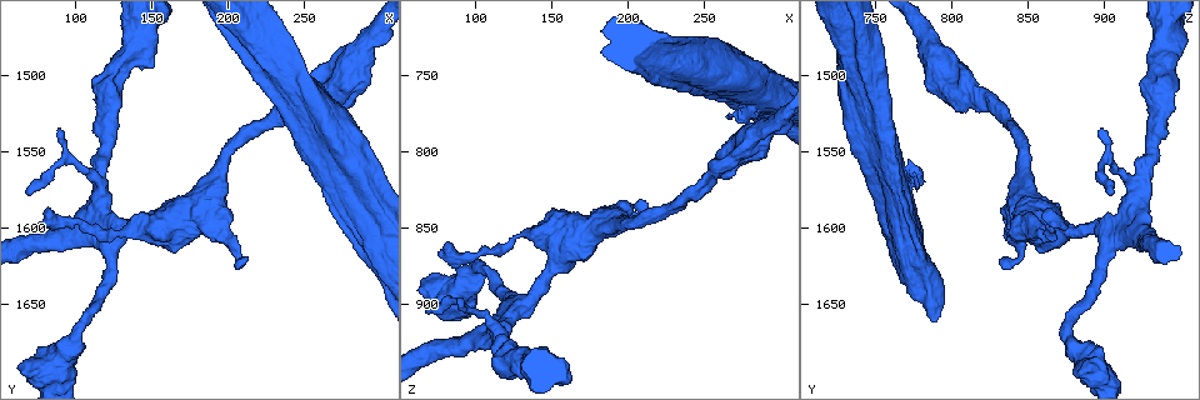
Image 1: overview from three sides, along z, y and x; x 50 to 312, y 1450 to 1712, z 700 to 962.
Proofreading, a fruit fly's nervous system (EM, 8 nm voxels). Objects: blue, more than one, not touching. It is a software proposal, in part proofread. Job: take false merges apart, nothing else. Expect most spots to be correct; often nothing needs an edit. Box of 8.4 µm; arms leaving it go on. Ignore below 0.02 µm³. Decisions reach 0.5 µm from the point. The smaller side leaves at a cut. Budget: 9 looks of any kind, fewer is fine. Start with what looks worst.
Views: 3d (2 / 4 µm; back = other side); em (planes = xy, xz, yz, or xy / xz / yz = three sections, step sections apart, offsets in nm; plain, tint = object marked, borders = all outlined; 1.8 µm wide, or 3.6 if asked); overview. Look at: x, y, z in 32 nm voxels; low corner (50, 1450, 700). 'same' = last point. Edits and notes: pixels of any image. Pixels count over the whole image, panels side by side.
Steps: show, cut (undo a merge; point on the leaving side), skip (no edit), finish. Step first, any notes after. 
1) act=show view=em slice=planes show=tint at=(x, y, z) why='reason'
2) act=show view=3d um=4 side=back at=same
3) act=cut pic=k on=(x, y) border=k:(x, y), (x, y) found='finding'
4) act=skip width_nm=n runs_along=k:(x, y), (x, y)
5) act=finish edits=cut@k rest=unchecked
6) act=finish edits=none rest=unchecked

act=show view=3d um=2 at=(126, 1602, 904) why='narrows sharply'

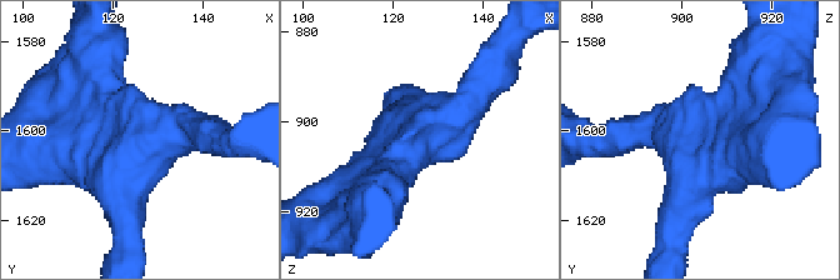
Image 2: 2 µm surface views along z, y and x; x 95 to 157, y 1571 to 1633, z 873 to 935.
act=show view=em slice=yz step=8 show=plain at=(127, 1602, 904)

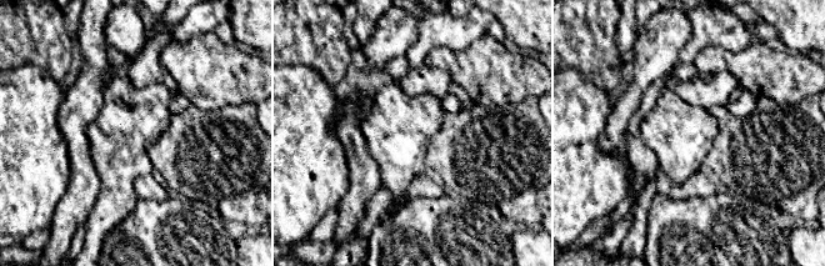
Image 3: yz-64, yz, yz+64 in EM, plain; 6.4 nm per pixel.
act=show view=em slice=yz step=8 show=tint at=same

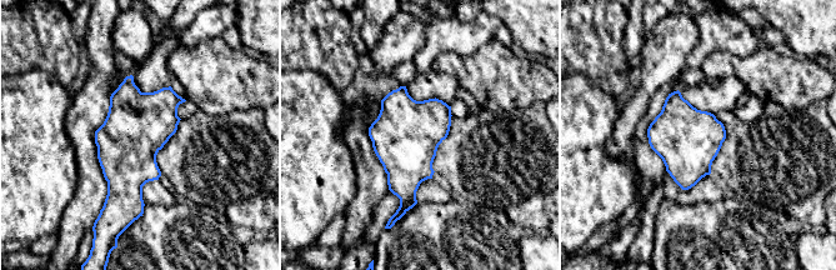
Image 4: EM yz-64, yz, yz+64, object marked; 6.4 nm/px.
act=skip found='all the same neuron'

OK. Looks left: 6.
act=show view=em slice=planes show=borders at=(96, 1556, 906) why='narrows sharply'

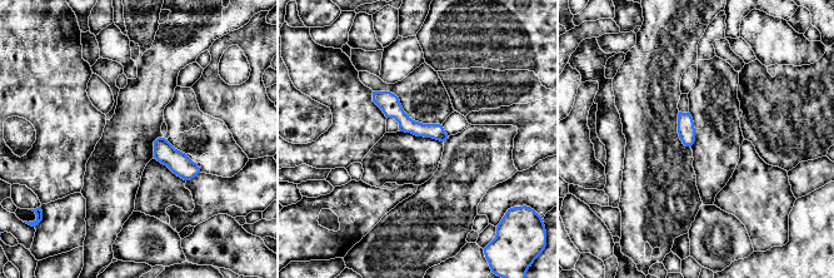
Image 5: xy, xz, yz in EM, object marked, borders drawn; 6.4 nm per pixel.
act=skip runs_along=5:(375, 94), (410, 125), (443, 137) found='one neuron here'

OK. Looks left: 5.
act=show view=3d um=4 at=(252, 1540, 756) why='sudden change in width'

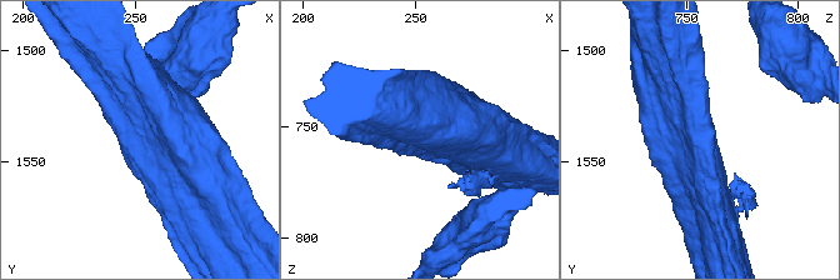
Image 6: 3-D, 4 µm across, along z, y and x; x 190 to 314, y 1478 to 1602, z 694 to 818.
act=show view=em um=3.6 slice=planes show=plain at=(251, 1539, 755) why='need the tissue'

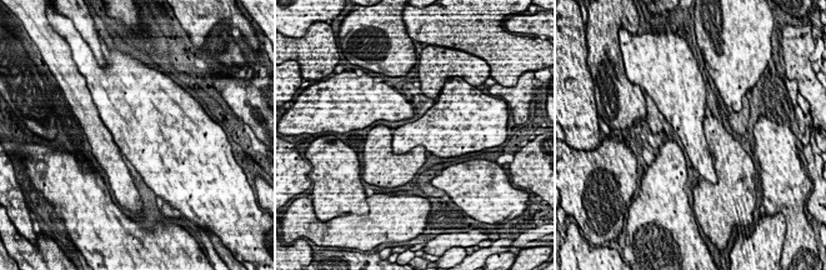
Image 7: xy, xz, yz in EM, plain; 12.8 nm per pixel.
act=show view=em um=3.6 slice=planes show=tint at=same

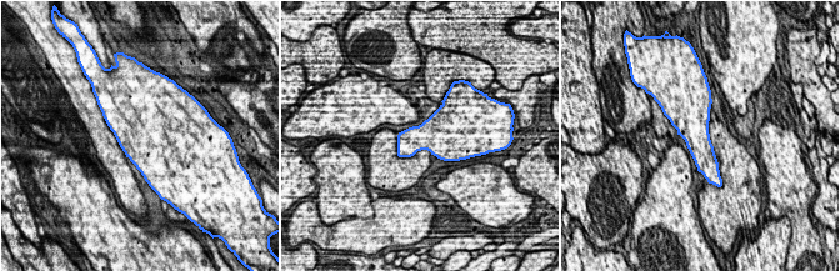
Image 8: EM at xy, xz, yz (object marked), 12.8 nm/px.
act=skip found='all the same neuron'

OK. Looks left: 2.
act=finish edits=none rest=unchecked

